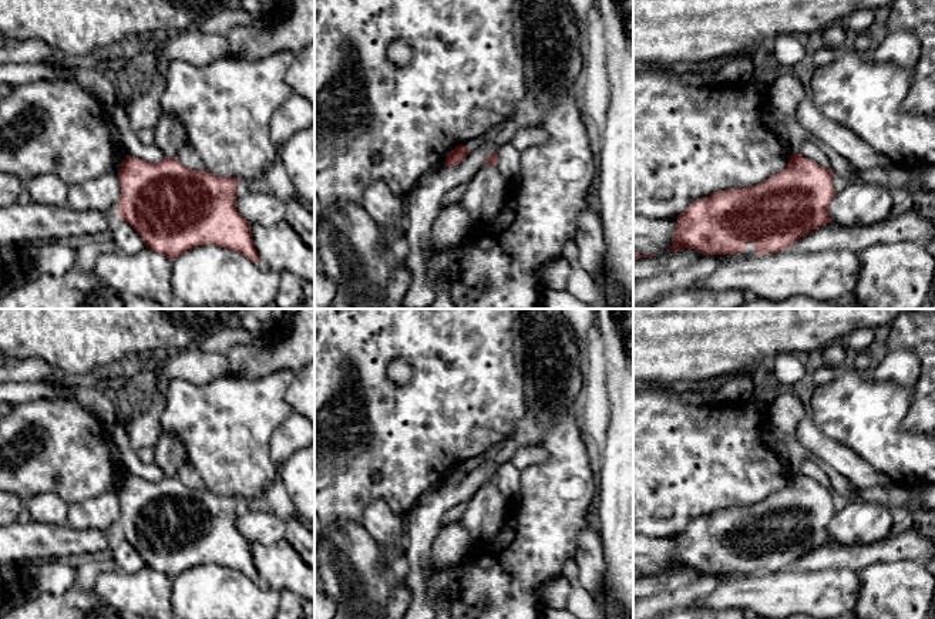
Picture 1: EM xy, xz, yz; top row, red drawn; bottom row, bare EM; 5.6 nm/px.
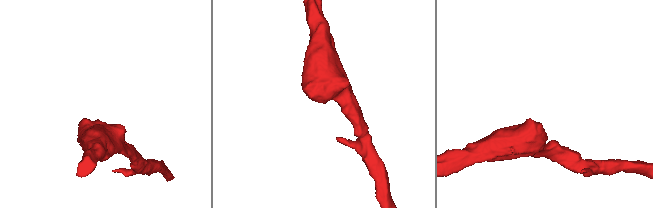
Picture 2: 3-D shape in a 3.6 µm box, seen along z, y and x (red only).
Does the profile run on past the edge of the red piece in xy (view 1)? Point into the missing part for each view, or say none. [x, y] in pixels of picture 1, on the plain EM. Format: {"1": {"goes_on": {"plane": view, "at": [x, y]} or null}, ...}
{"1": {"goes_on": null}}

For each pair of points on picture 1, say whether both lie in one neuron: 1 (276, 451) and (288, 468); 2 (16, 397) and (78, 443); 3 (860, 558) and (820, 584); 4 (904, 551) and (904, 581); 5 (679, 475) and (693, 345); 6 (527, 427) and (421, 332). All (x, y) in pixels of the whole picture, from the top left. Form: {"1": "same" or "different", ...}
{"1": "different", "2": "different", "3": "different", "4": "different", "5": "different", "6": "different"}

